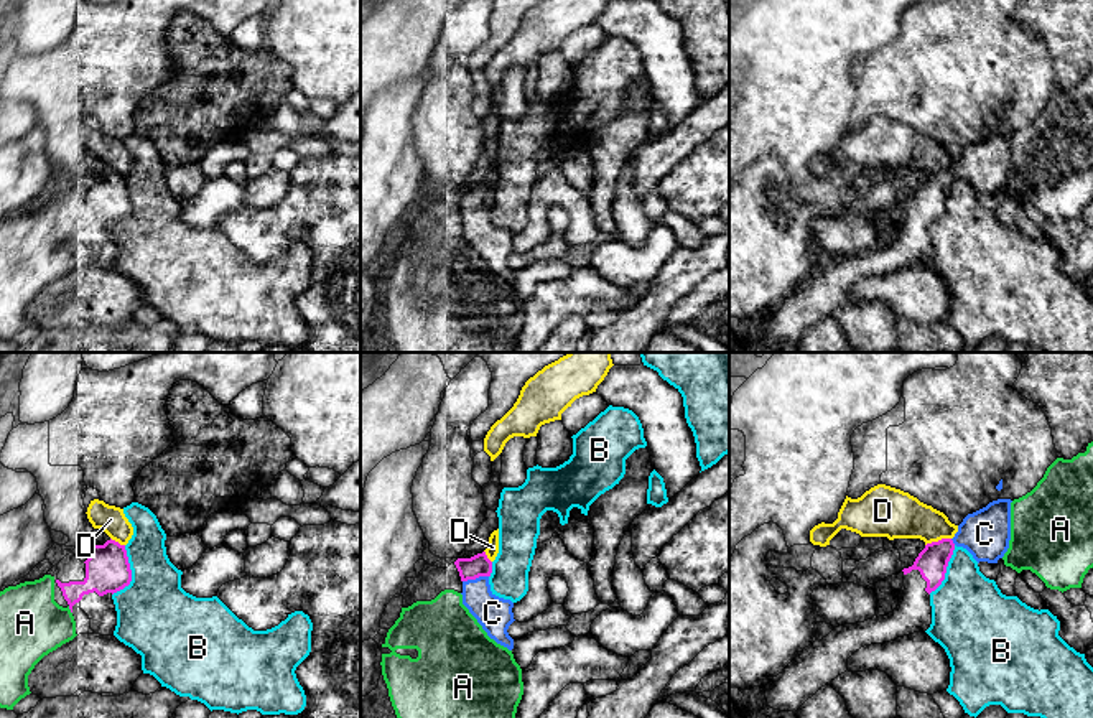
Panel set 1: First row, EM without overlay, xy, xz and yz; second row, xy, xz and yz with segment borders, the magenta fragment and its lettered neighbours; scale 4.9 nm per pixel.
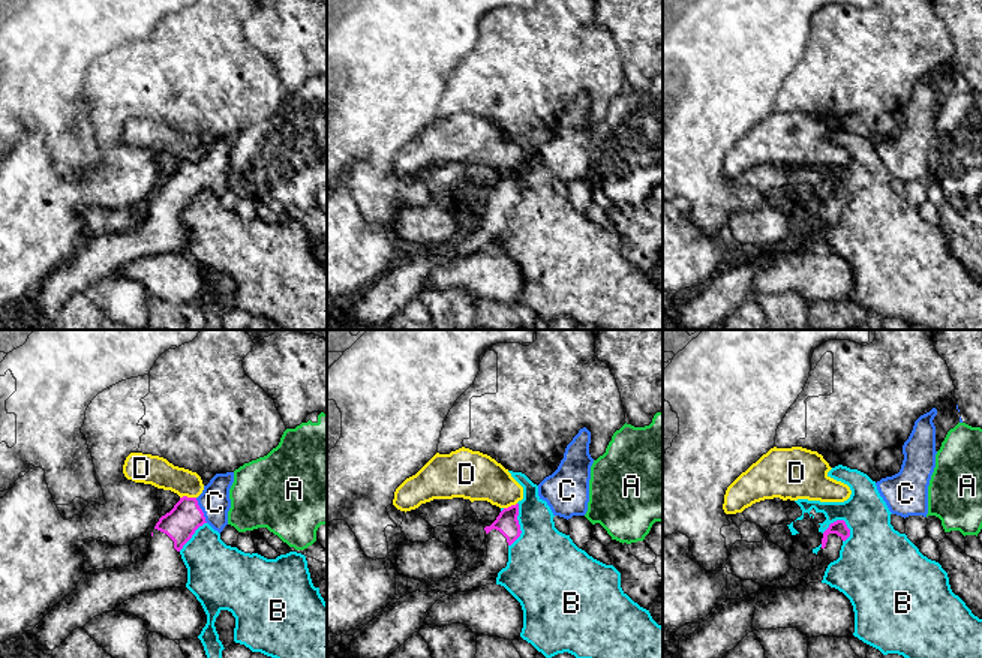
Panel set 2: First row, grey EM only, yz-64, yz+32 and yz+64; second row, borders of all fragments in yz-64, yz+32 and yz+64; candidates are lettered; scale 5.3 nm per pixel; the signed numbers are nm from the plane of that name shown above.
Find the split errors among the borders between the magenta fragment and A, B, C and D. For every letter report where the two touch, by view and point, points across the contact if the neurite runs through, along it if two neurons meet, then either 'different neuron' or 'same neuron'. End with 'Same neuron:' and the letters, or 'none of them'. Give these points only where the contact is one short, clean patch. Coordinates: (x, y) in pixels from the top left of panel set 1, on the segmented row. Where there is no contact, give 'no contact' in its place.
A: meets magenta in xy at (69, 608); different neuron
B: meets magenta in xy at (130, 573); border along xy (124, 545), (130, 582), (112, 595); different neuron
C: meets magenta in xz at (474, 578); same neuron
D: meets magenta in yz at (939, 540); border along yz (950, 537), (942, 537), (925, 545); different neuron
Same neuron: C

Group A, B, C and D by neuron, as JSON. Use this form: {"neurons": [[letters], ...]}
{"neurons": [["A"], ["B"], ["C"], ["D"]]}

